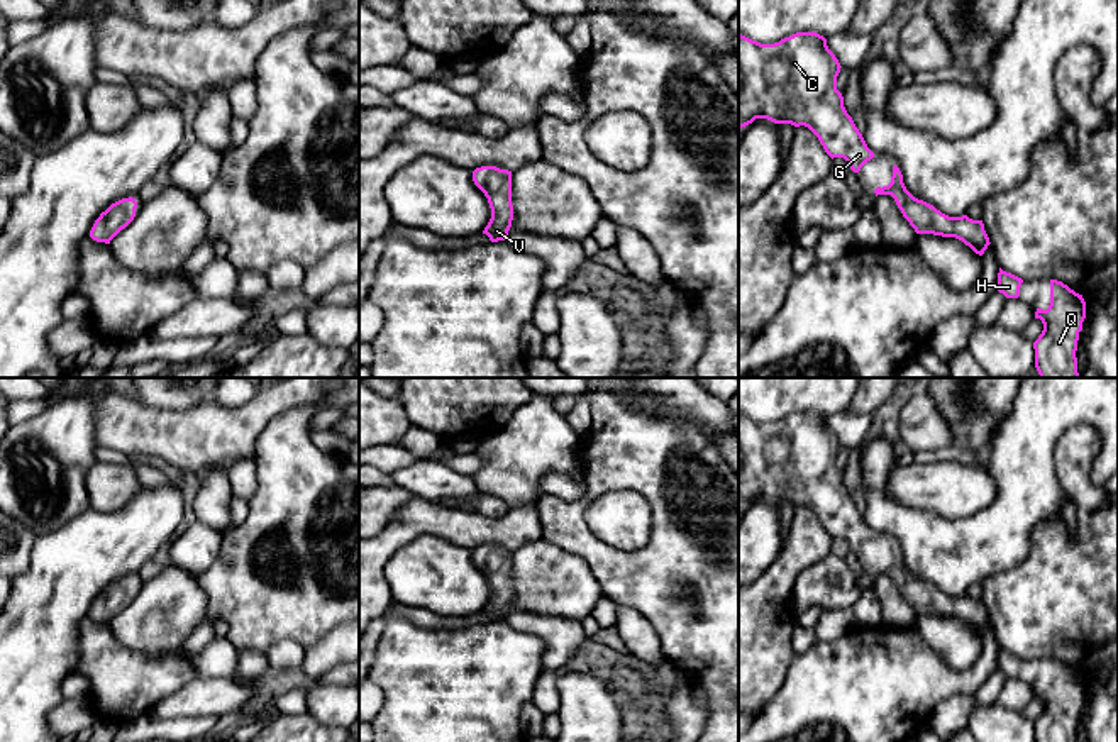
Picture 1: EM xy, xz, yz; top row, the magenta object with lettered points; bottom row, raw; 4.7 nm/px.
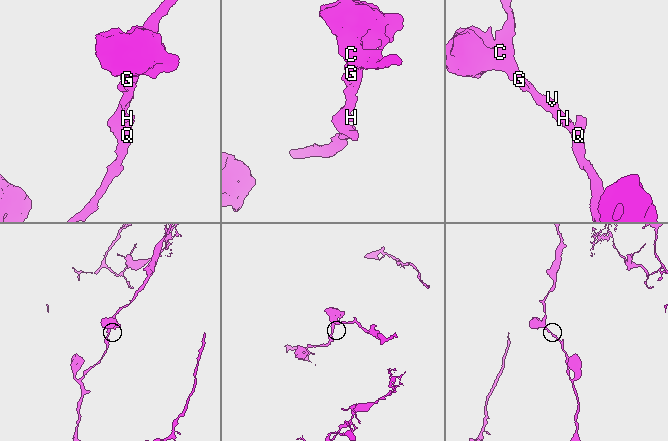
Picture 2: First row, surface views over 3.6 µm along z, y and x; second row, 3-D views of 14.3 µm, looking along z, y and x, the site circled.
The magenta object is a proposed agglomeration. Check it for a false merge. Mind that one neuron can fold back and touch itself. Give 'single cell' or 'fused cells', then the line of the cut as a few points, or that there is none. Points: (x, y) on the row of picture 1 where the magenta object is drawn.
single cell | no cut

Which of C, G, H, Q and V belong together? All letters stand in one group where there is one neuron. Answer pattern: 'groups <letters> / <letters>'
groups C G H Q V

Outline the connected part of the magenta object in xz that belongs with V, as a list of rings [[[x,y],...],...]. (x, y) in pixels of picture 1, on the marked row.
[[[481,166],[473,171],[473,181],[484,193],[491,208],[491,219],[483,234],[491,242],[505,241],[513,220],[512,171]]]

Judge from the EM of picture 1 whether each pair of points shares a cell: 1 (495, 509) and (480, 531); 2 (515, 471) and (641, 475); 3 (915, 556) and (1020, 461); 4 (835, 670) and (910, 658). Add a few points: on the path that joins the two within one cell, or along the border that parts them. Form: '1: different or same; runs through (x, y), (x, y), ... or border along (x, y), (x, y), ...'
1: different; border along (459, 507), (487, 515), (503, 515), (510, 509)
2: different; border along (580, 453), (581, 468)
3: same; runs through (949, 551), (954, 546), (968, 546), (1018, 495)
4: same; runs through (854, 670), (891, 670)

